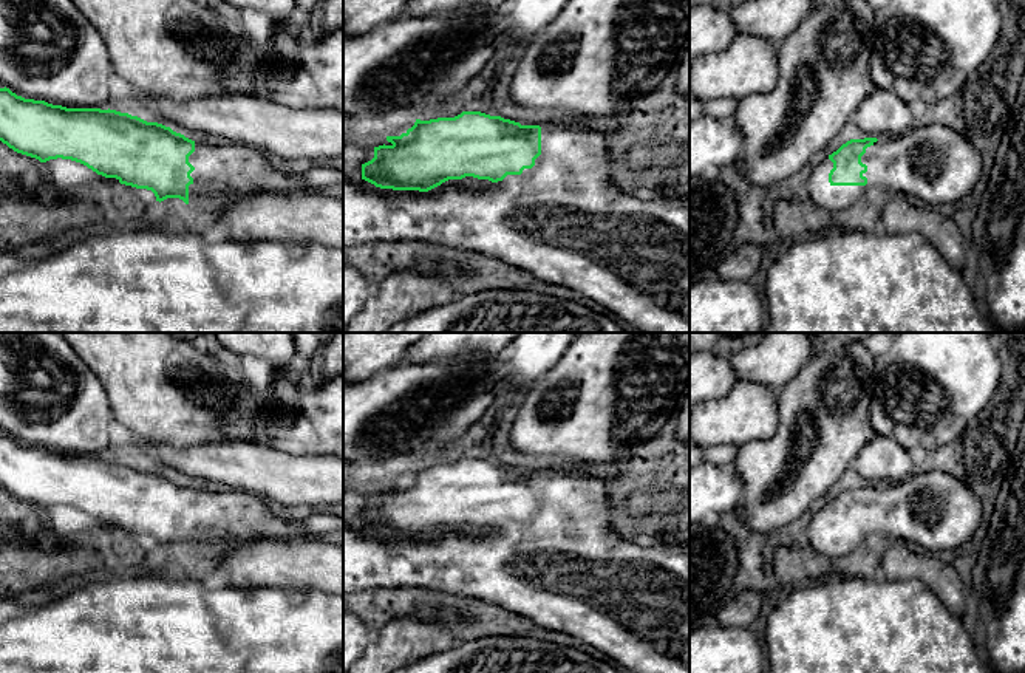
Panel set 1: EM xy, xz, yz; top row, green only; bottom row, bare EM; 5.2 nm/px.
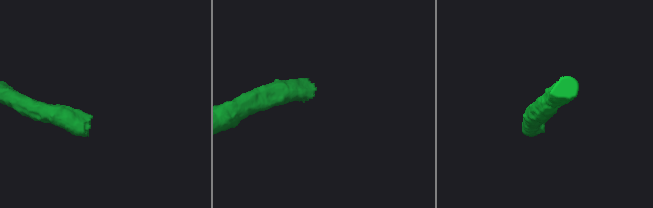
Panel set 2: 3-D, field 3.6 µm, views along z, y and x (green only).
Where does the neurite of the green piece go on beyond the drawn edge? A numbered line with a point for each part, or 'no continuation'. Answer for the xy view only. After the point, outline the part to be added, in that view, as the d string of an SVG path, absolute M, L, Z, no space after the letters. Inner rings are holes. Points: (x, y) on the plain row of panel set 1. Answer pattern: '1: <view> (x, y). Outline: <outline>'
1: xy (223, 517). Outline: M195 489L189 509L195 514L190 520L189 551L210 557L233 543L277 534L272 504L250 492Z

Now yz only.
1: yz (933, 511). Outline: M917 470L903 483L881 484L866 495L861 509L867 512L866 532L832 532L833 509L821 507L807 526L810 546L838 559L863 551L873 538L903 541L937 554L954 551L972 538L980 528L980 500L959 478L942 470Z

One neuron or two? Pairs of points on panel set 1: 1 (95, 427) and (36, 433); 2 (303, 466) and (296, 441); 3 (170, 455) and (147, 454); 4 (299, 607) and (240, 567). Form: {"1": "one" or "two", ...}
{"1": "one", "2": "two", "3": "one", "4": "two"}

